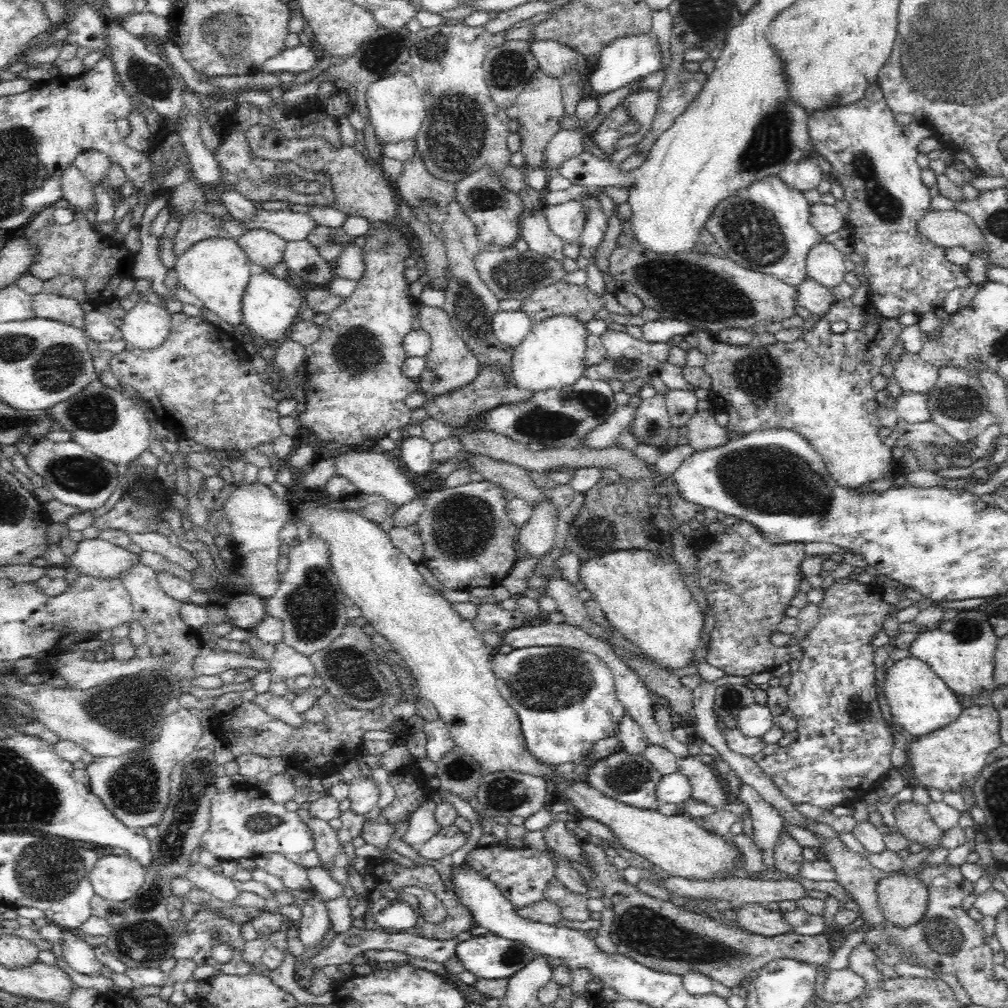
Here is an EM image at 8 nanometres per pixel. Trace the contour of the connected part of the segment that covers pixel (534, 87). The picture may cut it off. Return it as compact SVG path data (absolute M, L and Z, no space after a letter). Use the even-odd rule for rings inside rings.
M538 67L532 78L518 94L516 102L507 109L507 115L519 122L521 151L526 168L540 168L544 161L544 152L550 140L561 130L560 122L566 115L560 79L552 77Z

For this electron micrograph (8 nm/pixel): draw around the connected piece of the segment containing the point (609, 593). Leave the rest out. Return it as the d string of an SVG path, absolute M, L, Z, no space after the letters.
M644 549L607 552L582 561L579 580L591 592L591 598L600 605L613 630L639 647L658 667L675 670L692 666L695 650L701 640L705 614L682 581L676 562L666 564L660 554Z

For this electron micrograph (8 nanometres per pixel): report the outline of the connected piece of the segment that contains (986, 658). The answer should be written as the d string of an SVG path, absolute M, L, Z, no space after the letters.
M980 608L962 610L949 622L943 622L938 629L921 633L912 643L909 651L913 658L928 664L931 670L959 698L982 694L994 684L995 661L998 638L988 623L988 614Z

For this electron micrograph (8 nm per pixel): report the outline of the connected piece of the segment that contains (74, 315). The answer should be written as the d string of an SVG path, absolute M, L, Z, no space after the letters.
M41 291L32 295L32 306L36 317L57 320L82 329L85 312L80 305L77 300L58 294L46 294Z

